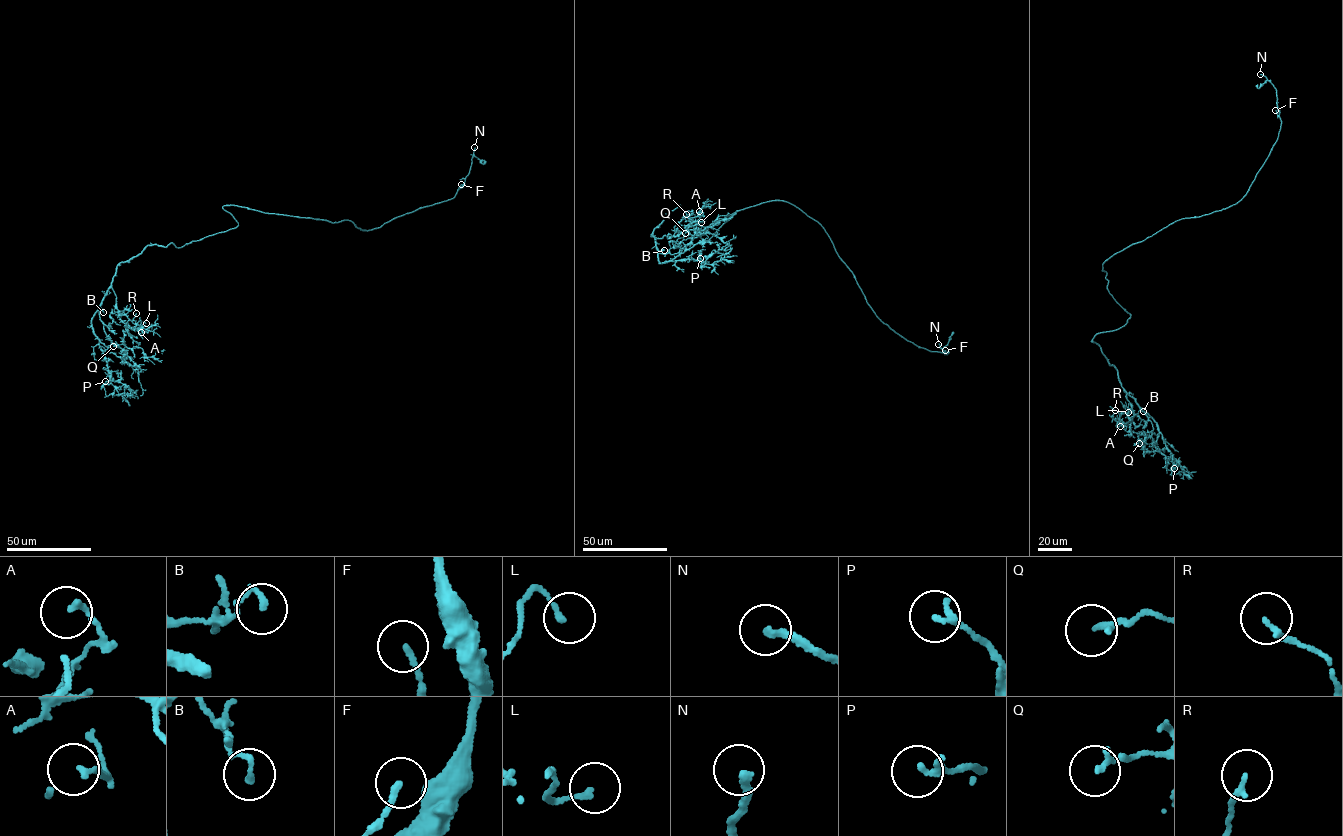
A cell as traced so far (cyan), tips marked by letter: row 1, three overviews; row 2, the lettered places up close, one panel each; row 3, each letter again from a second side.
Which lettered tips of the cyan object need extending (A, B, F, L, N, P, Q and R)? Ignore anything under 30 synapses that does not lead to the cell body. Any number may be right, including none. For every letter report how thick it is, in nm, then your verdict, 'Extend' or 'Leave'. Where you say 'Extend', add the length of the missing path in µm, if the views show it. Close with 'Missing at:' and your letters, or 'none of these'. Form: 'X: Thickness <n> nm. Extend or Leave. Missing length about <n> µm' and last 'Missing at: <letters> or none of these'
A: Thickness 160 nm. Leave
B: Thickness 140 nm. Leave
F: Thickness 170 nm. Leave
L: Thickness 150 nm. Leave
N: Thickness 220 nm. Extend. Missing length about 20 µm
P: Thickness 220 nm. Leave
Q: Thickness 180 nm. Leave
R: Thickness 150 nm. Leave
Missing at: N

